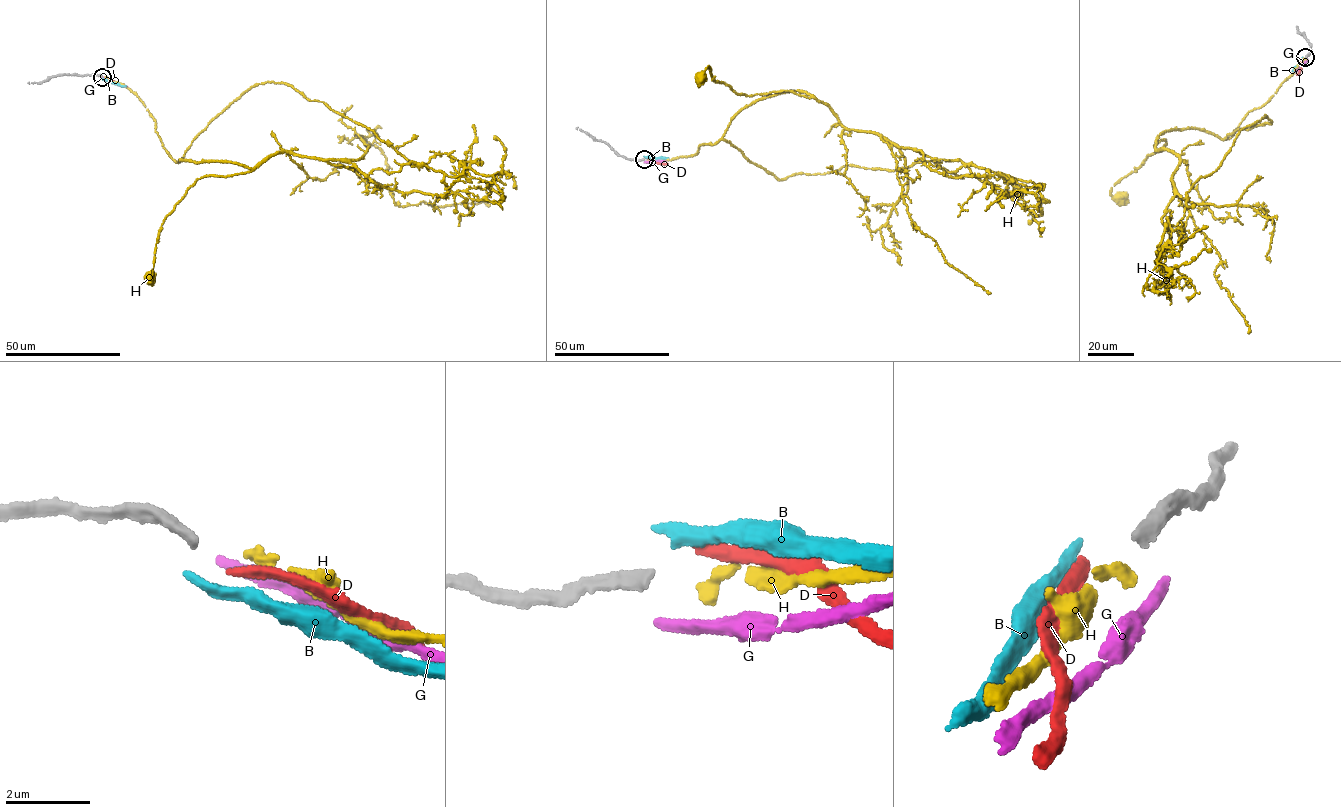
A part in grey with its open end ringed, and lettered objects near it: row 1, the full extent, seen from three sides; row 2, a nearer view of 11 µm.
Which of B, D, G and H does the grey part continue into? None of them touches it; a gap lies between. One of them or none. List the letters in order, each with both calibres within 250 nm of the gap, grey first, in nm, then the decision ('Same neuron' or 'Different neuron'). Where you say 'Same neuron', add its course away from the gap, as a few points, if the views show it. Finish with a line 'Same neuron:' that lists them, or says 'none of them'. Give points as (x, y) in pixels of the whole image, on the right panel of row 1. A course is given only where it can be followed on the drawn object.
B: Thickness 280 nm (grey) against 220 nm. Different neuron
D: Thickness 280 nm (grey) against 240 nm. Different neuron
G: Thickness 280 nm (grey) against 240 nm. Different neuron
H: Thickness 280 nm (grey) against 300 nm. Same neuron. Its course: (1305, 58), (1230, 137), (1189, 128), (1159, 135), (1155, 150), (1164, 139), (1162, 150), (1112, 187), (1120, 197)
Same neuron: H

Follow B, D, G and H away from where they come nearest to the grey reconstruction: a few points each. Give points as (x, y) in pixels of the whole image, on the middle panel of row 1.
B: (644, 156), (668, 159)
D: (646, 158), (668, 165)
G: (645, 161), (666, 160)
H: (647, 160), (714, 144), (763, 97), (813, 97), (739, 94), (714, 81), (708, 66), (700, 77)

